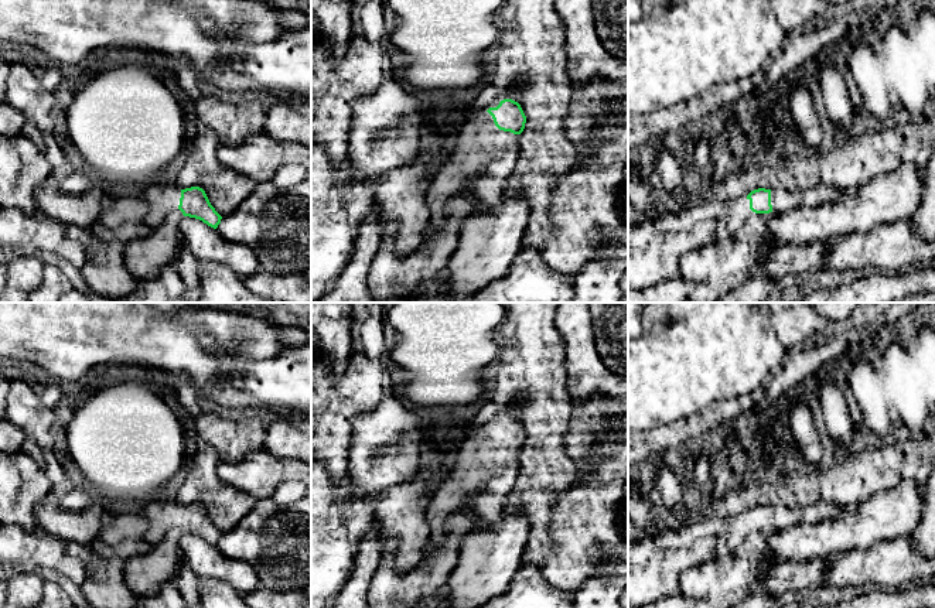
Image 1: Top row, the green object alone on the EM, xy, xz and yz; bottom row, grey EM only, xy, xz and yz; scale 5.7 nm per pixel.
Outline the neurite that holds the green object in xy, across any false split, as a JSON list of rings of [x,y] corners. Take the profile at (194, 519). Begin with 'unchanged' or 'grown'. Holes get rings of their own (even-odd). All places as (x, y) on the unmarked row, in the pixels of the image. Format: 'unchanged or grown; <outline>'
grown; [[[161,495],[140,503],[139,508],[149,519],[146,539],[151,544],[157,544],[175,526],[180,526],[184,533],[199,536],[214,546],[221,540],[222,533],[199,503],[178,506],[168,495]]]

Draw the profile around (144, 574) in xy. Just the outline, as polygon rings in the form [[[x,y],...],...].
[[[175,526],[154,544],[144,556],[136,556],[124,561],[124,581],[139,598],[158,594],[164,583],[173,581],[178,574],[182,560],[180,539],[182,529]]]

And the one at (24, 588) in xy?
[[[21,568],[6,581],[7,592],[1,608],[34,608],[44,597],[44,583],[38,570]]]

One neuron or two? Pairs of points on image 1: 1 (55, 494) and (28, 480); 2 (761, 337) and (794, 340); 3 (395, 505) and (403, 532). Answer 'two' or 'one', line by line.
1: two
2: two
3: one

